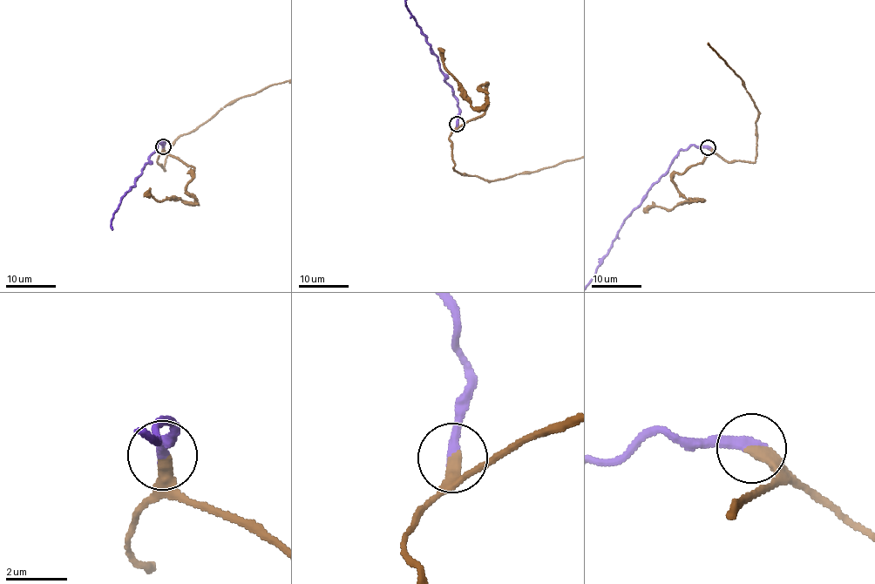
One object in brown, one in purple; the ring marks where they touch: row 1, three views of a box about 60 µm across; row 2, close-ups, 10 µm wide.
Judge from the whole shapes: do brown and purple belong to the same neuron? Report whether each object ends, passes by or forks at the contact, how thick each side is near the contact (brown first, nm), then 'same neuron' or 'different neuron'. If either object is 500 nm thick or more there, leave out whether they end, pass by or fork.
brown ends; purple ends; calibres 440 and 400 nm; same neuron

